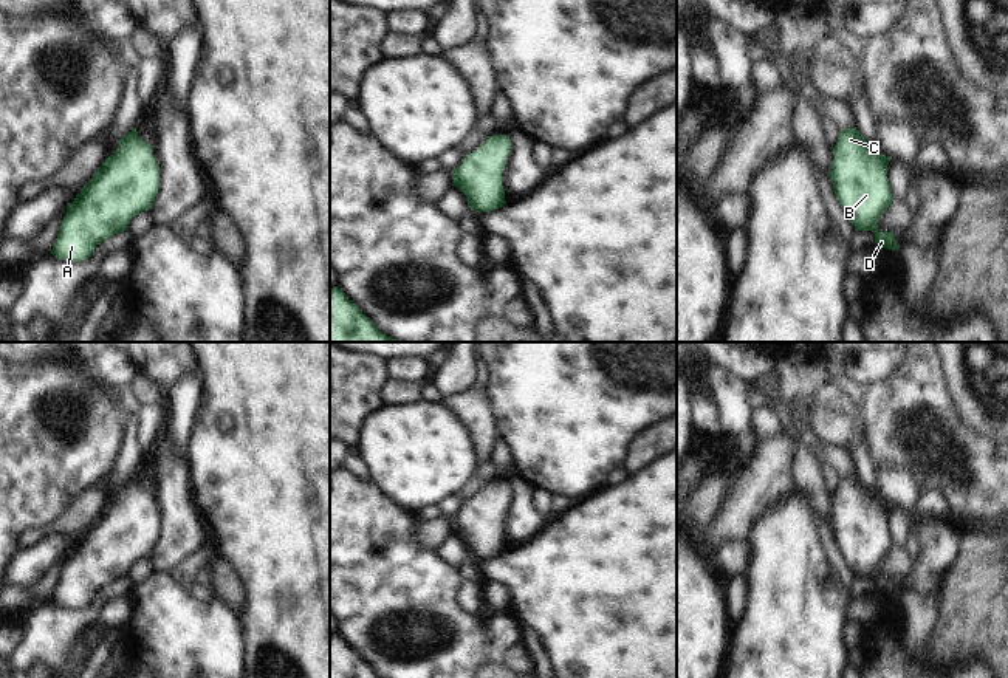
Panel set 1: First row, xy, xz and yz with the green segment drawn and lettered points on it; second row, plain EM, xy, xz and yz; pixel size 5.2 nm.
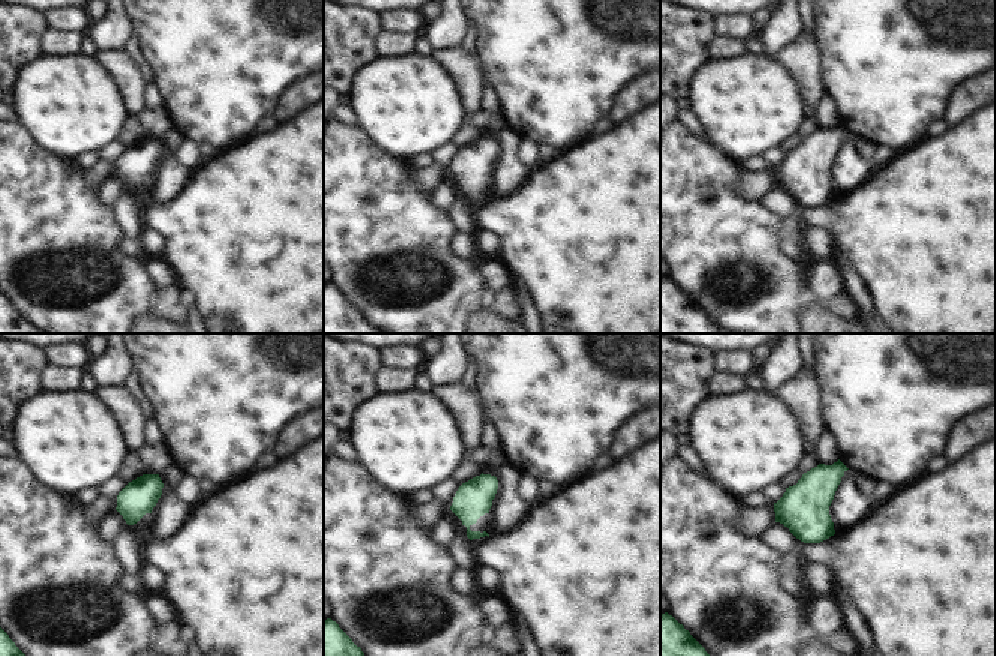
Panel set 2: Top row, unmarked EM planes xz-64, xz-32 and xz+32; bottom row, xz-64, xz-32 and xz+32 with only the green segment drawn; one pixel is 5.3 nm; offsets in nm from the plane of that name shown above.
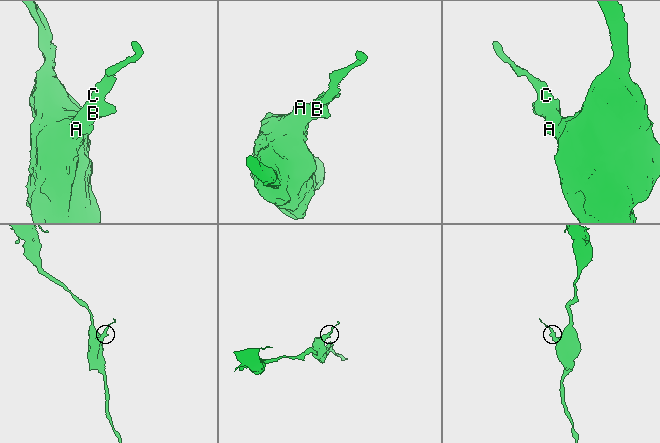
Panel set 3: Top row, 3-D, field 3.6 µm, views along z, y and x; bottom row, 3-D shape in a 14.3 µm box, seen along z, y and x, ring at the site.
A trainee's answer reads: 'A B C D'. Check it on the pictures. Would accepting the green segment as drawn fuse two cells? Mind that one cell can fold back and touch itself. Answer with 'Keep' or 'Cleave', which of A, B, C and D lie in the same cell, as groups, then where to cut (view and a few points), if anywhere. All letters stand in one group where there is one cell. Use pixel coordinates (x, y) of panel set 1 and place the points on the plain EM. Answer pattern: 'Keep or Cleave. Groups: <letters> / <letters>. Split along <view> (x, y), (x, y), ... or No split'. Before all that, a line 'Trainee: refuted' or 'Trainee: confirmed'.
Trainee: confirmed
Keep. Groups: A B C D. No split.

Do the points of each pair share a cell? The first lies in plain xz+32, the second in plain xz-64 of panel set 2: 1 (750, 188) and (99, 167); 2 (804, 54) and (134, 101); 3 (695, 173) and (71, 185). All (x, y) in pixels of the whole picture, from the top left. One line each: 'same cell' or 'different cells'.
1: same cell
2: same cell
3: same cell

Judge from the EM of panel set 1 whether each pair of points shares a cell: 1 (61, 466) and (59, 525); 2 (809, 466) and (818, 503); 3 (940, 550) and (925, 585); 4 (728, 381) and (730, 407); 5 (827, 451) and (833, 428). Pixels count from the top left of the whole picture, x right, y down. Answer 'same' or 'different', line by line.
1: different
2: same
3: same
4: same
5: different

